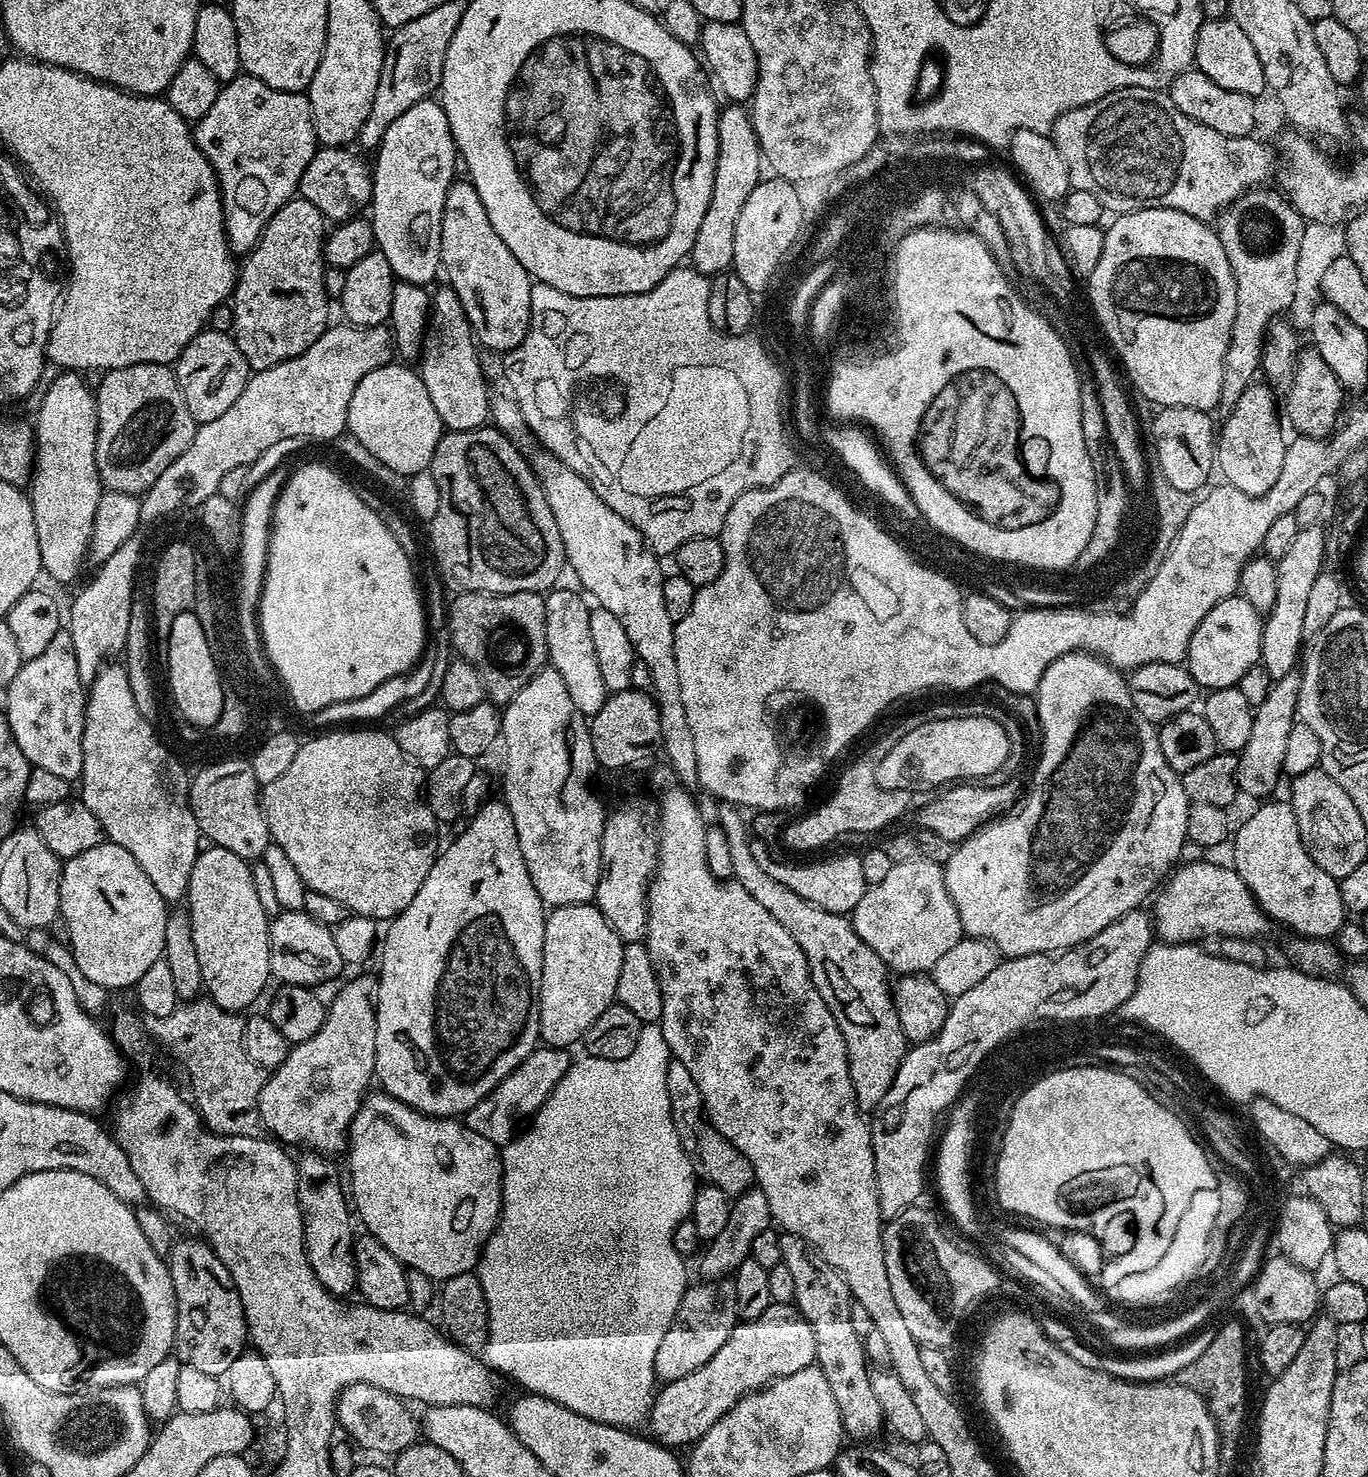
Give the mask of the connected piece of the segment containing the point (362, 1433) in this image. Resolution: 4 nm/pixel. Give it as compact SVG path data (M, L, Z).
M349 1384L340 1389L336 1399L336 1422L349 1441L361 1444L372 1452L395 1454L418 1440L418 1420L412 1417L407 1403L400 1397L370 1384Z

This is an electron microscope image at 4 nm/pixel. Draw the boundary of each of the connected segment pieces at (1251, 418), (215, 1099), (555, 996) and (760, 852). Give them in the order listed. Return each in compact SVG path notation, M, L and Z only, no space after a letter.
M1254 382L1238 398L1238 406L1229 416L1223 417L1218 428L1216 459L1218 472L1225 481L1234 485L1242 494L1251 496L1267 496L1274 482L1278 482L1278 474L1282 474L1282 466L1286 458L1288 444L1284 440L1284 432L1280 429L1282 416L1276 413L1276 400L1272 392L1261 382Z
M197 998L194 1000L186 1000L177 1003L176 1008L170 1014L166 1014L166 1018L151 1018L147 1021L146 1032L149 1037L152 1036L181 1064L182 1067L188 1071L188 1084L192 1087L190 1091L191 1099L194 1101L194 1107L197 1112L200 1113L201 1121L205 1128L209 1132L217 1136L254 1136L259 1137L262 1132L262 1125L260 1123L260 1107L258 1106L258 1098L260 1097L260 1091L264 1085L266 1079L265 1069L259 1068L254 1062L250 1062L250 1058L246 1054L244 1049L244 1022L245 1017L235 1012L228 1012L224 1008L219 1008L218 1005L212 1000L207 998Z
M595 903L552 908L545 915L542 978L536 997L540 1038L547 1047L571 1049L572 1044L579 1045L594 1018L614 1003L624 946Z
M758 838L750 839L750 854L754 854L758 866L774 878L774 882L782 882L782 886L794 890L806 902L814 902L814 906L822 906L822 910L830 910L841 914L851 914L858 902L862 902L862 894L870 887L862 874L860 856L832 856L829 860L816 860L813 864L787 864L779 860Z

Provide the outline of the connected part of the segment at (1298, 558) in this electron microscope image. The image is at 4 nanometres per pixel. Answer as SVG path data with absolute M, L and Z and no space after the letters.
M1320 526L1302 528L1294 538L1293 544L1290 545L1290 550L1286 550L1286 554L1282 554L1282 558L1276 564L1278 598L1276 605L1263 617L1264 633L1260 651L1260 663L1272 675L1273 681L1292 674L1302 656L1302 645L1306 640L1303 636L1306 602L1309 601L1309 593L1313 589L1314 580L1326 568L1324 564L1326 532L1322 529L1323 527Z

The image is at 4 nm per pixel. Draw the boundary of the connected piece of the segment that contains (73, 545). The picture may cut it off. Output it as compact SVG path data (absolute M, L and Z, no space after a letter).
M61 371L48 384L40 409L34 419L36 454L32 461L30 499L34 510L34 530L38 530L40 567L60 584L72 584L80 576L80 567L86 564L88 543L92 537L94 514L102 495L102 485L96 465L96 398L93 389L78 372Z

